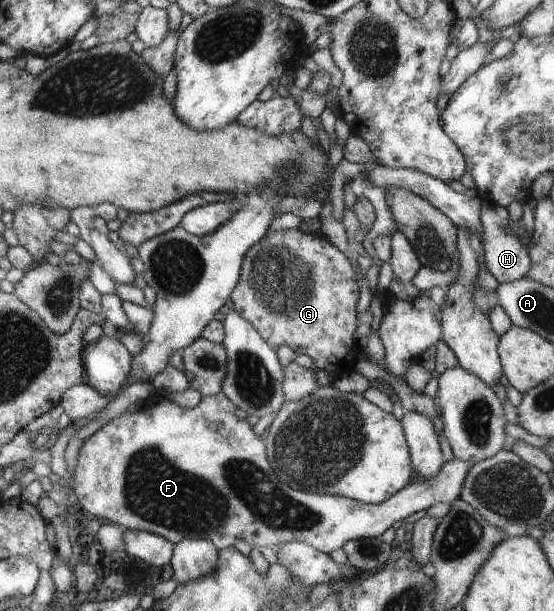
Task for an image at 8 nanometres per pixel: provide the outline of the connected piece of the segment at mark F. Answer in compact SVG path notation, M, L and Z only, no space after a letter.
M221 392L202 396L194 409L179 407L167 398L152 405L142 405L136 413L124 412L119 418L112 419L88 437L80 449L72 477L72 491L82 506L81 510L85 509L94 517L118 525L125 531L154 533L173 545L186 539L209 540L219 551L234 547L237 539L244 539L259 548L277 548L298 541L329 555L343 548L348 541L381 537L394 522L437 503L451 503L461 498L464 481L473 467L471 462L455 457L444 463L434 477L418 478L380 504L364 504L343 496L302 492L291 489L275 474L274 467L266 459L264 441L254 433L248 419L237 417L237 411L235 403Z

